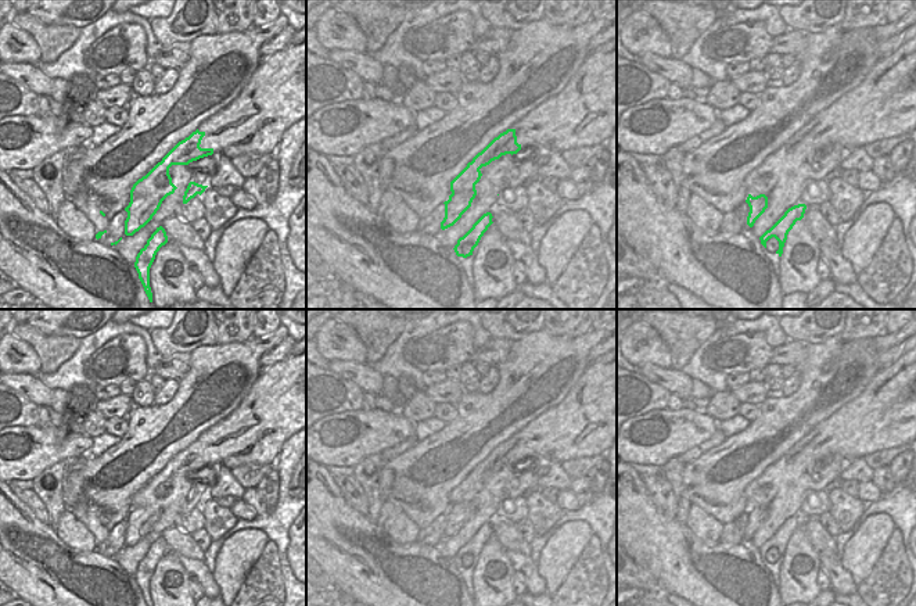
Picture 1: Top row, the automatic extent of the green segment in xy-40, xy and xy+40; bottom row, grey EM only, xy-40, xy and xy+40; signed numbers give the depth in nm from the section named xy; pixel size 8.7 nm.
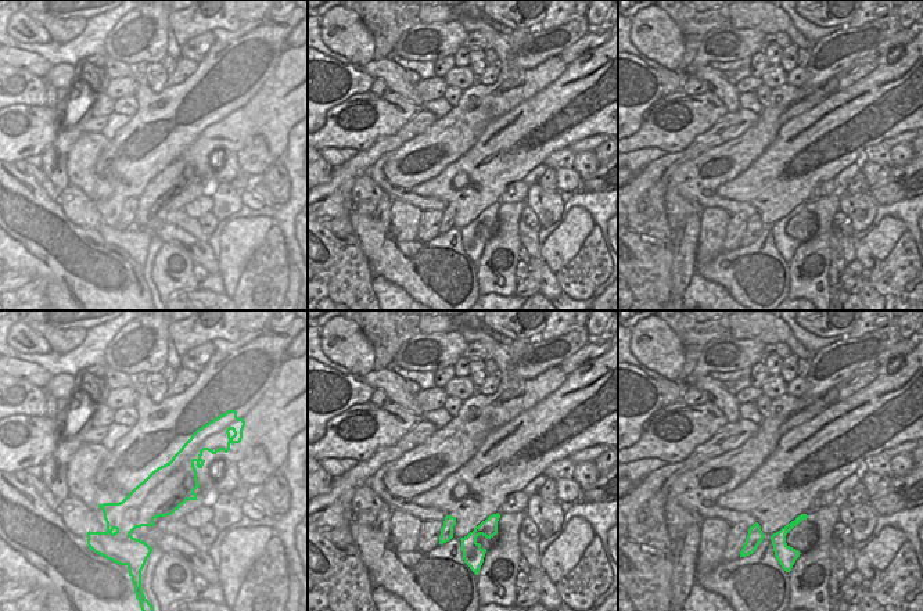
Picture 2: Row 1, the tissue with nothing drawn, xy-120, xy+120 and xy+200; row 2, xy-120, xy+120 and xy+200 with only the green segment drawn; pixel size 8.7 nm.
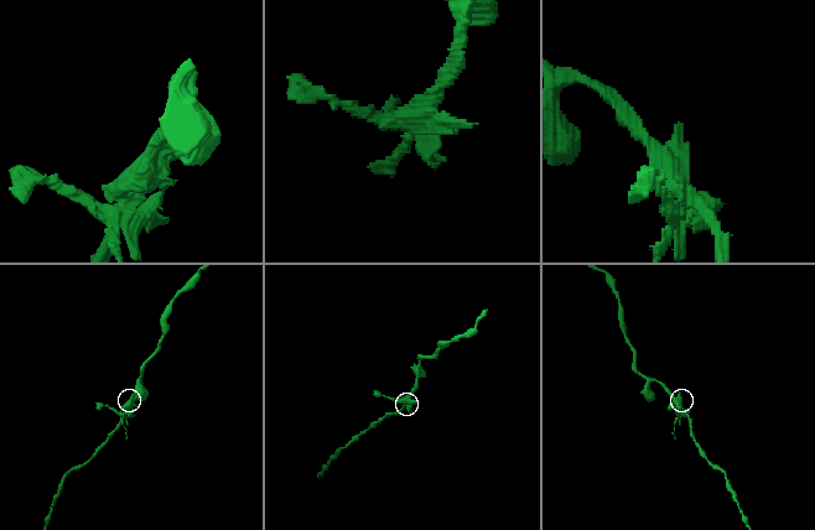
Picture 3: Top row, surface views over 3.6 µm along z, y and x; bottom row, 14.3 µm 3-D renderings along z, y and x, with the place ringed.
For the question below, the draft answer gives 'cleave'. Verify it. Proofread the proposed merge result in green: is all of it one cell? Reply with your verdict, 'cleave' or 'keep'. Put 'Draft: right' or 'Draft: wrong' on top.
Draft: right
cleave

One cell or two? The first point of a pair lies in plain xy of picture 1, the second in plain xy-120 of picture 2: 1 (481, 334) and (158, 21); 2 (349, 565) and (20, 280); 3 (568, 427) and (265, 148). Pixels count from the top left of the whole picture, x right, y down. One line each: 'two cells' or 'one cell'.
1: two cells
2: two cells
3: two cells

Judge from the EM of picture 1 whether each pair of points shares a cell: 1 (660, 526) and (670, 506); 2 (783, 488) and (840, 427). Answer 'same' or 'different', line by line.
1: different
2: same

